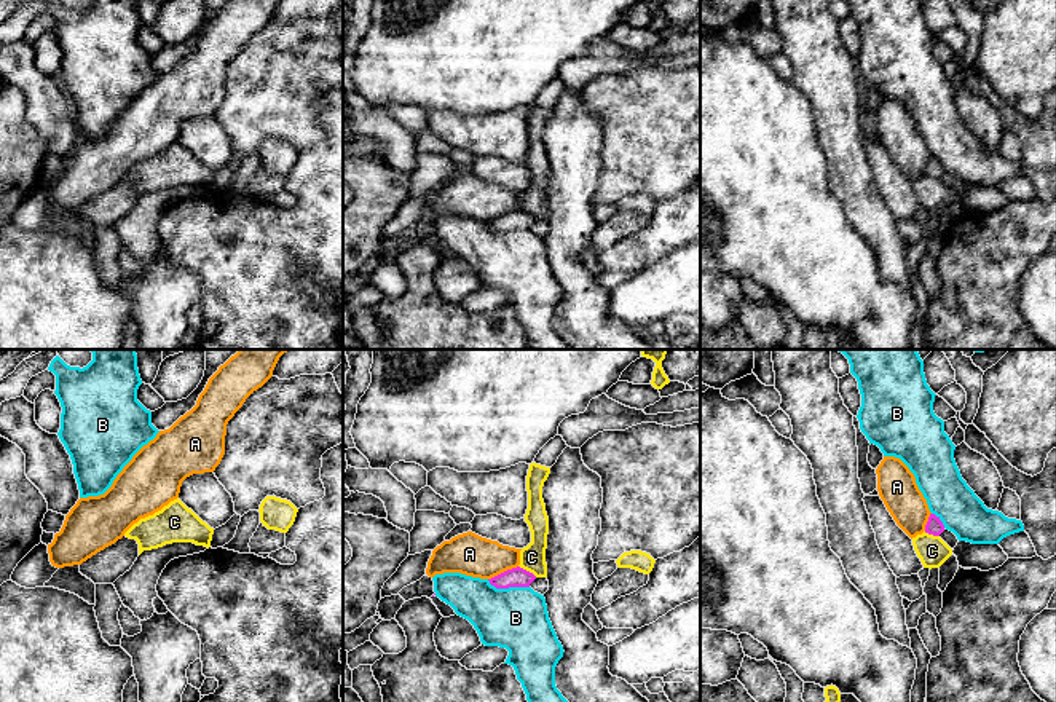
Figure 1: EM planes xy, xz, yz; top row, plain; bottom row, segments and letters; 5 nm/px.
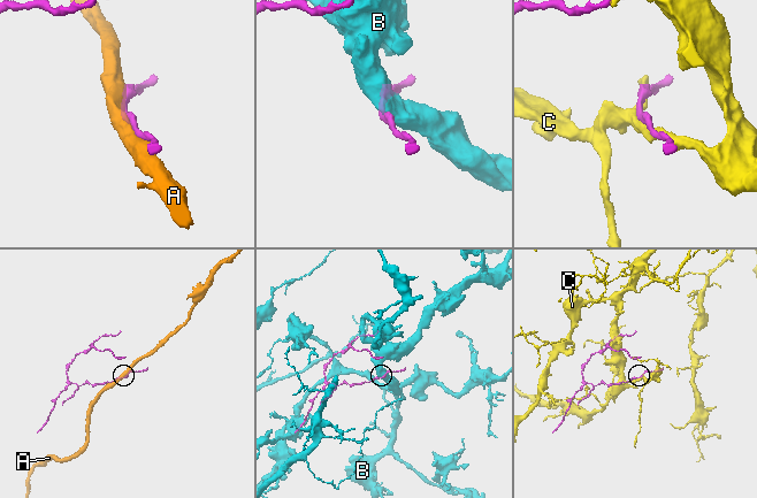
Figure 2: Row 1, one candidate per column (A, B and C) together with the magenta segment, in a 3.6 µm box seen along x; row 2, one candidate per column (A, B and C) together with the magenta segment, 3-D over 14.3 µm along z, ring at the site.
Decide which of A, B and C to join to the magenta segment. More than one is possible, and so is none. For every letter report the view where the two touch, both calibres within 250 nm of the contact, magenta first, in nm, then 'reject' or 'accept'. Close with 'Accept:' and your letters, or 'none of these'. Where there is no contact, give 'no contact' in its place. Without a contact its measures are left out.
A: xz | 100/220 nm | reject
B: xz | 100/320 nm | reject
C: xz | 100/130 nm | reject
Accept: none of these

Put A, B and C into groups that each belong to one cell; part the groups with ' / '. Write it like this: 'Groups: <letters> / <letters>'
Groups: A / B / C

